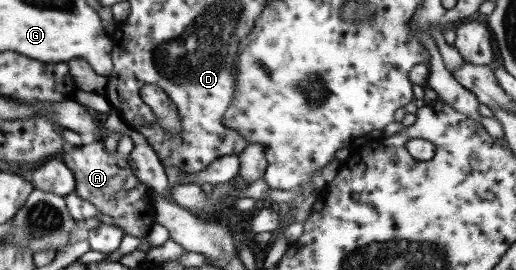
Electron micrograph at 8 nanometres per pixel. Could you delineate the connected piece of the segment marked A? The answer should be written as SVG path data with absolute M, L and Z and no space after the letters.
M94 138L89 141L89 146L62 151L59 157L74 173L75 193L80 198L96 206L100 214L110 216L114 220L114 226L122 229L124 234L141 240L147 237L152 226L156 224L156 212L152 209L150 186L146 186L134 176L126 155L118 152L116 155L106 153L103 140Z

